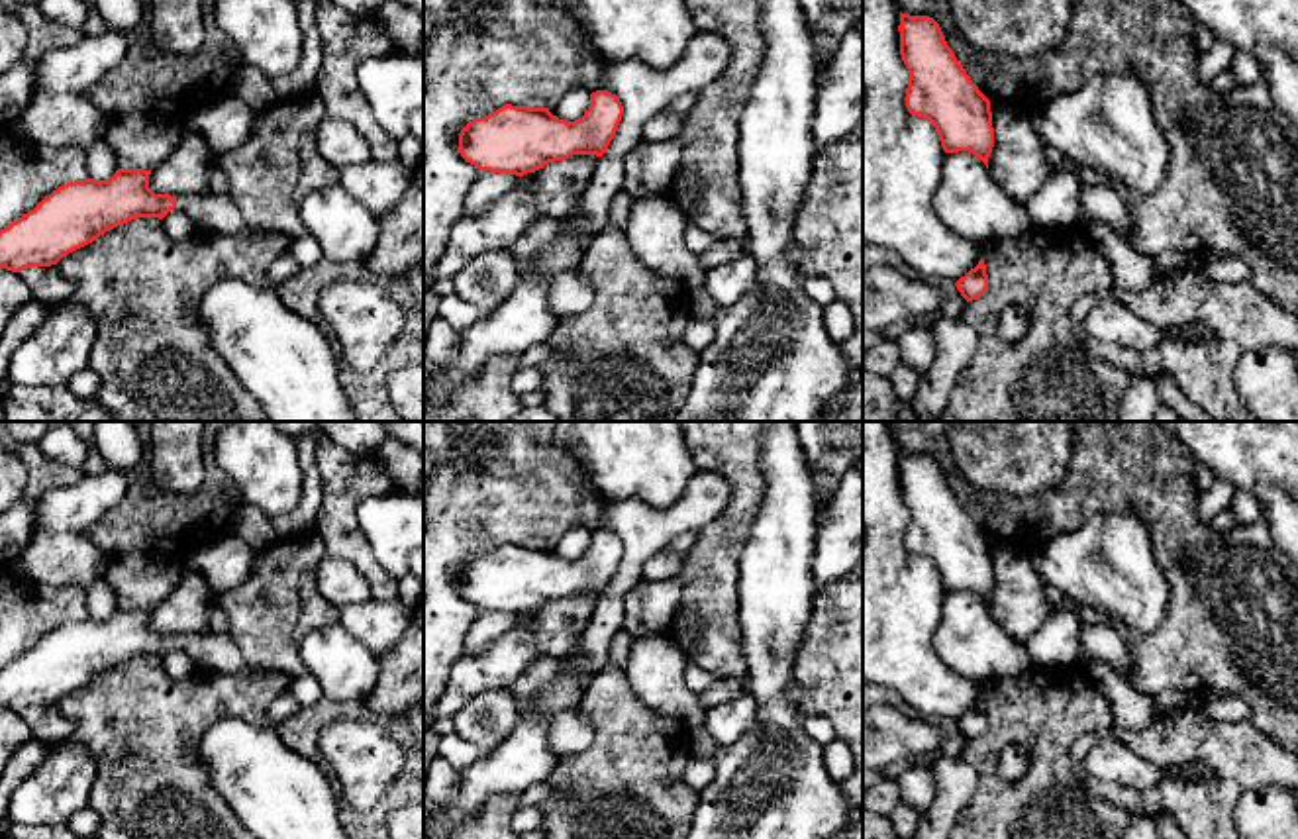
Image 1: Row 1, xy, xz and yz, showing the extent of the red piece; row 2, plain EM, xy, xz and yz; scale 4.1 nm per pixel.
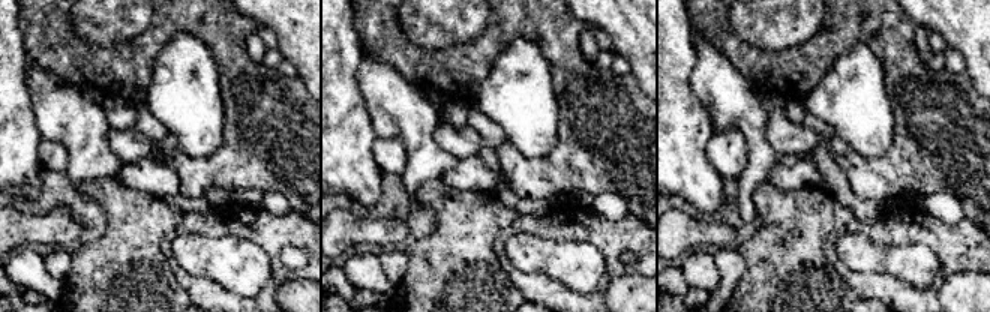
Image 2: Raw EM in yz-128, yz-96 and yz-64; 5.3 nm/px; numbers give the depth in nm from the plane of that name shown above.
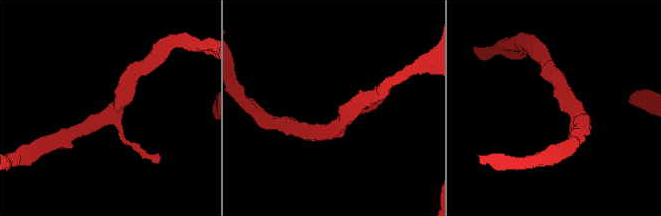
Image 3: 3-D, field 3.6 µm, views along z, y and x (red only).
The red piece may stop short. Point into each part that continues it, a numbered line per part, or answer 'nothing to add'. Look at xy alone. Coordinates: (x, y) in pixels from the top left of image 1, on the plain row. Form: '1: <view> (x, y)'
1: xy (208, 649)

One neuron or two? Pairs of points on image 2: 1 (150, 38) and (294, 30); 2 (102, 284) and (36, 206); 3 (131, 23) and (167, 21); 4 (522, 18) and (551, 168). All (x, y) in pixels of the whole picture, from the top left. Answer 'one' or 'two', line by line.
1: two
2: two
3: two
4: one

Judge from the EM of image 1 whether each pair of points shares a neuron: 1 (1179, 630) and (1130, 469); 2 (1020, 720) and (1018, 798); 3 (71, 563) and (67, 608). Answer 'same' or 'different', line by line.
1: same
2: same
3: different

